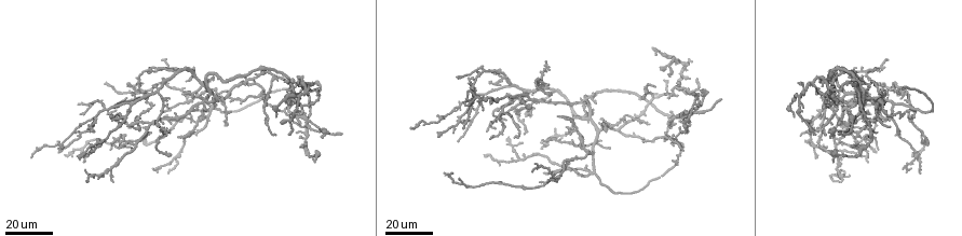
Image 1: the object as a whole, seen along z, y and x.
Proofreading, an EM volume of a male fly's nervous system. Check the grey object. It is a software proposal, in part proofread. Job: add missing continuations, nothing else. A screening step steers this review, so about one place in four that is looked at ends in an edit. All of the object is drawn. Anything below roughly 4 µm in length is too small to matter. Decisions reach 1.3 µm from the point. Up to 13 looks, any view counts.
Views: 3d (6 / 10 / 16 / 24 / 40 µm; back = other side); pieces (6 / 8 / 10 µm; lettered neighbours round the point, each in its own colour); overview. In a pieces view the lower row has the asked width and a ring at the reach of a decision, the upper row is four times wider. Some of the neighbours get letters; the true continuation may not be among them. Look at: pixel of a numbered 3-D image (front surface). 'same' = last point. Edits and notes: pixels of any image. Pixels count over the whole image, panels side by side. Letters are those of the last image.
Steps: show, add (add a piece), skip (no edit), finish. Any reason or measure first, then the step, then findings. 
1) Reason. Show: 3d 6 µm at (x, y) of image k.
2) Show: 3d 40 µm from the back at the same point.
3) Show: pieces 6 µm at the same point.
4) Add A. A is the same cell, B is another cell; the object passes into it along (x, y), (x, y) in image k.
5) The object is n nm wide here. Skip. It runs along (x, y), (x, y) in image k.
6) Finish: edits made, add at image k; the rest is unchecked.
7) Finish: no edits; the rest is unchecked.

Show: 3d 40 µm at (567, 165) of image 1.

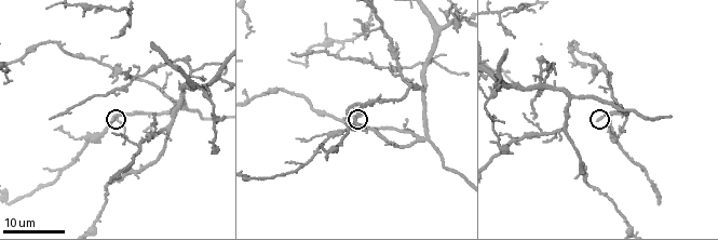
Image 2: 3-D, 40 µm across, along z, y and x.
See the neighbours. Show: pieces 10 µm at (354, 117) of image 2.

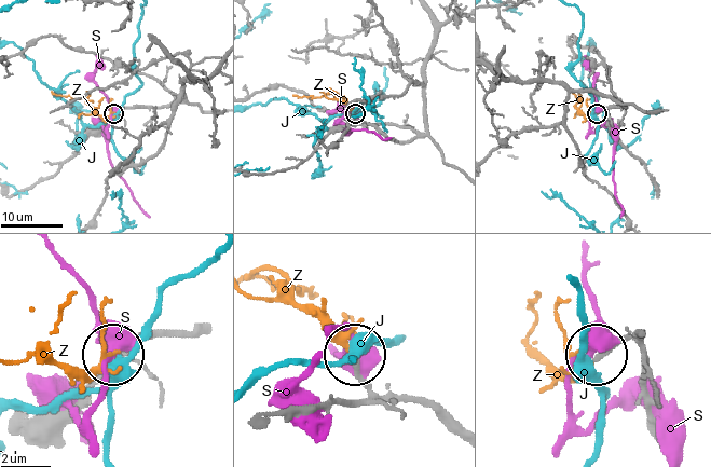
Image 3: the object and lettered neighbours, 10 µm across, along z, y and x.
The object is 230 nm wide here. Add Z. Z is the same cell, J and S are other cells; the object passes into it along (401, 398), (367, 380), (279, 275), (253, 275) in image 3; the neuron continues.

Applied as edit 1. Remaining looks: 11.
Show: overview.

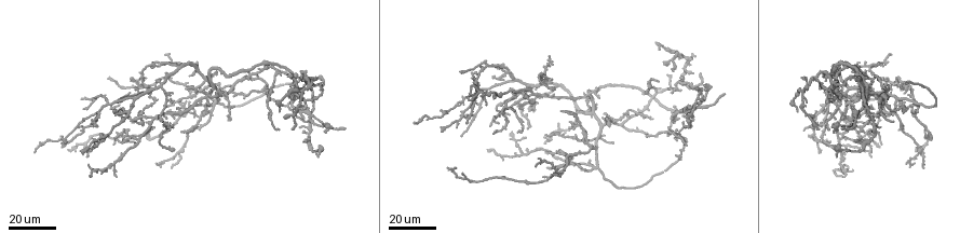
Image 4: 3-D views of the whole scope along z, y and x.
An open end. Show: 3d 24 µm at (302, 119) of image 4.

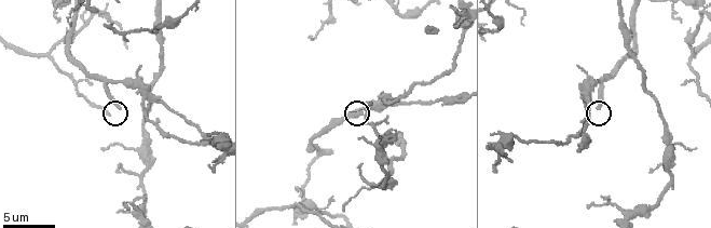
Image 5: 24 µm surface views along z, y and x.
Show: pieces 8 µm at (120, 109) of image 5.

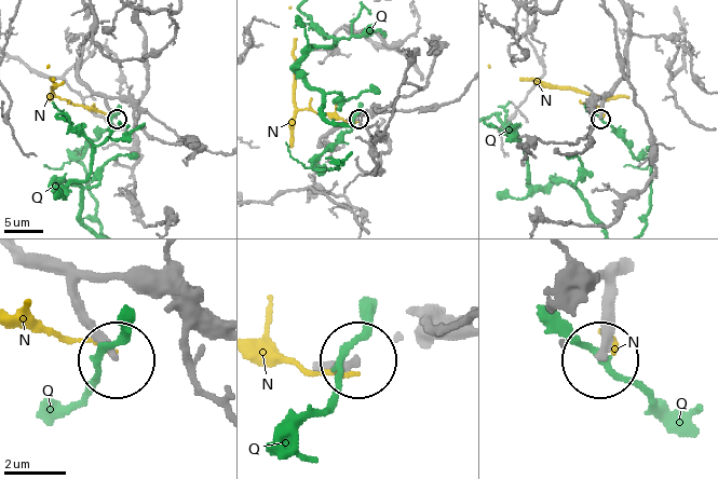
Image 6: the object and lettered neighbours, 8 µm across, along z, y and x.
Skip. N and Q are other cells; it runs along (35, 257), (65, 279), (81, 318), (117, 355) in image 6; none of them fits.

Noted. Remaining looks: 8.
Tapers out. Show: 3d 40 µm at (686, 143) of image 4.

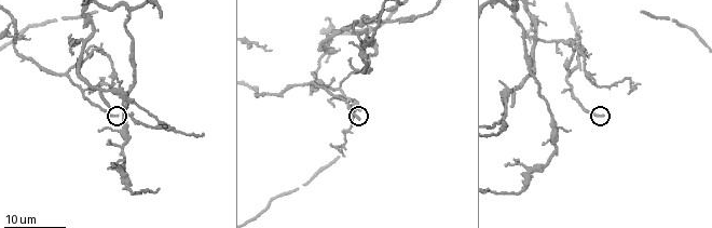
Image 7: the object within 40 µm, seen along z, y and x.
Show: pieces 10 µm at (118, 117) of image 7.

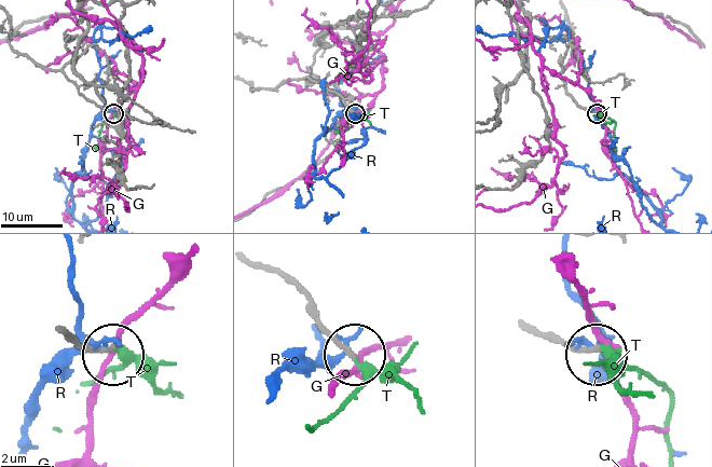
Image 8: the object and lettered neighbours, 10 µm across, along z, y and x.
Add T. T is the same cell, G and R are other cells; the object passes into it along (532, 325), (616, 352), (647, 374), (672, 406), (672, 454) in image 8; it goes on there.

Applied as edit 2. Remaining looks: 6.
An open end. Show: 3d 16 µm at (98, 10) of image 7.

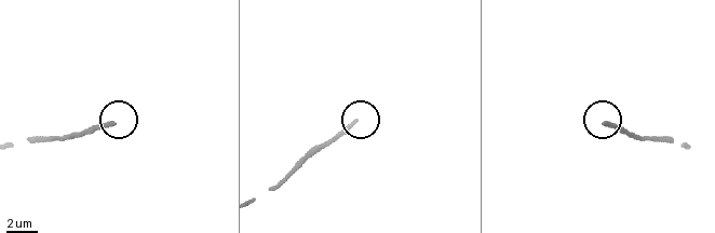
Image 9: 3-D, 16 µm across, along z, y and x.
Show: pieces 10 µm at (604, 122) of image 9.

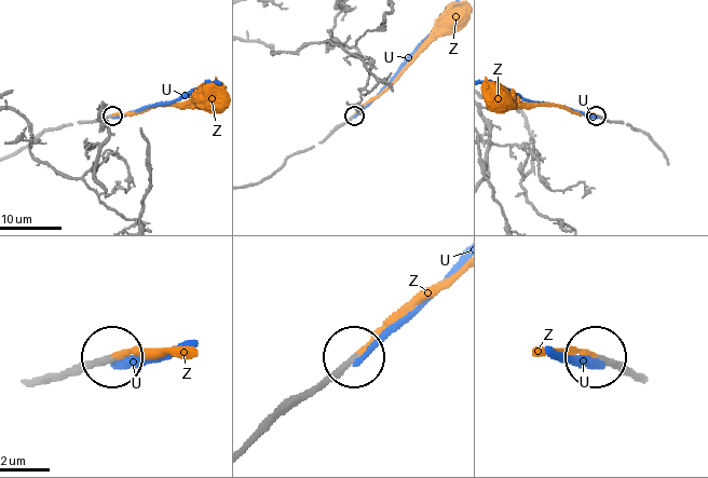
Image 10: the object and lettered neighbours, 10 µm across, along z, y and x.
Add Z. Z is the same cell, U is another cell; the object passes into it along (45, 383), (113, 354), (186, 354) in image 10; it goes on there.

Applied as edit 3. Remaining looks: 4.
Show: overview.

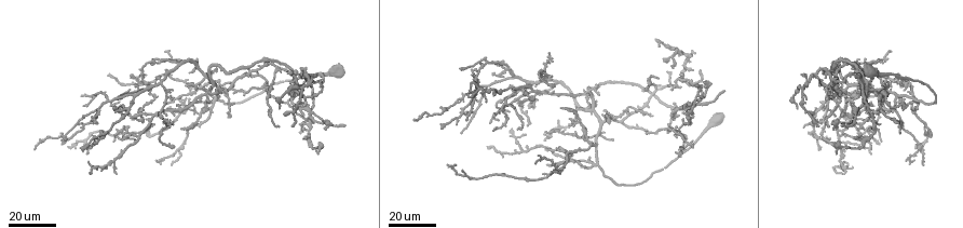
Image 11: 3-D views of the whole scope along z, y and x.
Free end. Show: 3d 24 µm at (900, 131) of image 11.

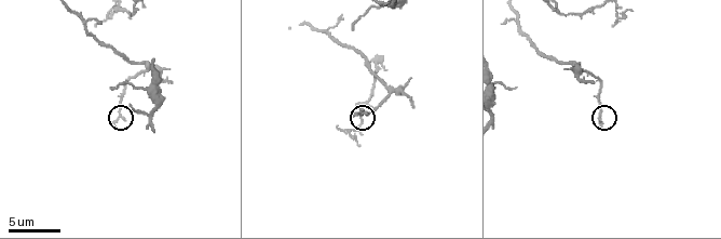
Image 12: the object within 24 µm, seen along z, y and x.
See the neighbours. Show: pieces 8 µm at (112, 124) of image 12.

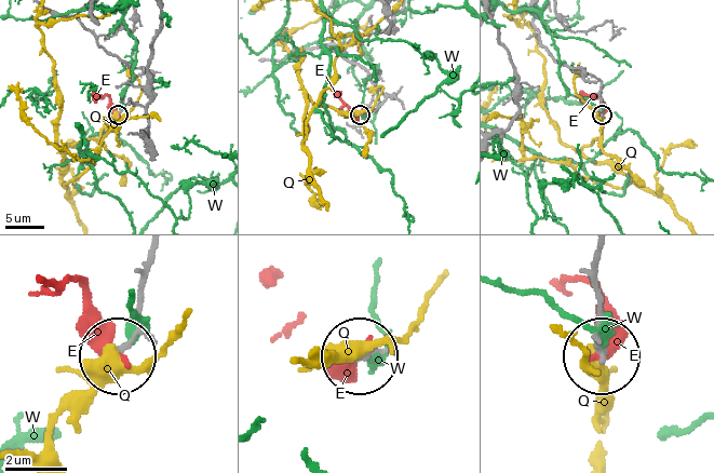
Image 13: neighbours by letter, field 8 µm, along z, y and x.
The object is 200 nm wide here. Skip. E, Q and W are other cells; it runs along (152, 257), (137, 334), (119, 354) in image 13; none of them fits.

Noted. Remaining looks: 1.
Finish: edits made, add at image 3, add at image 8, add at image 10; the rest is unchecked.

